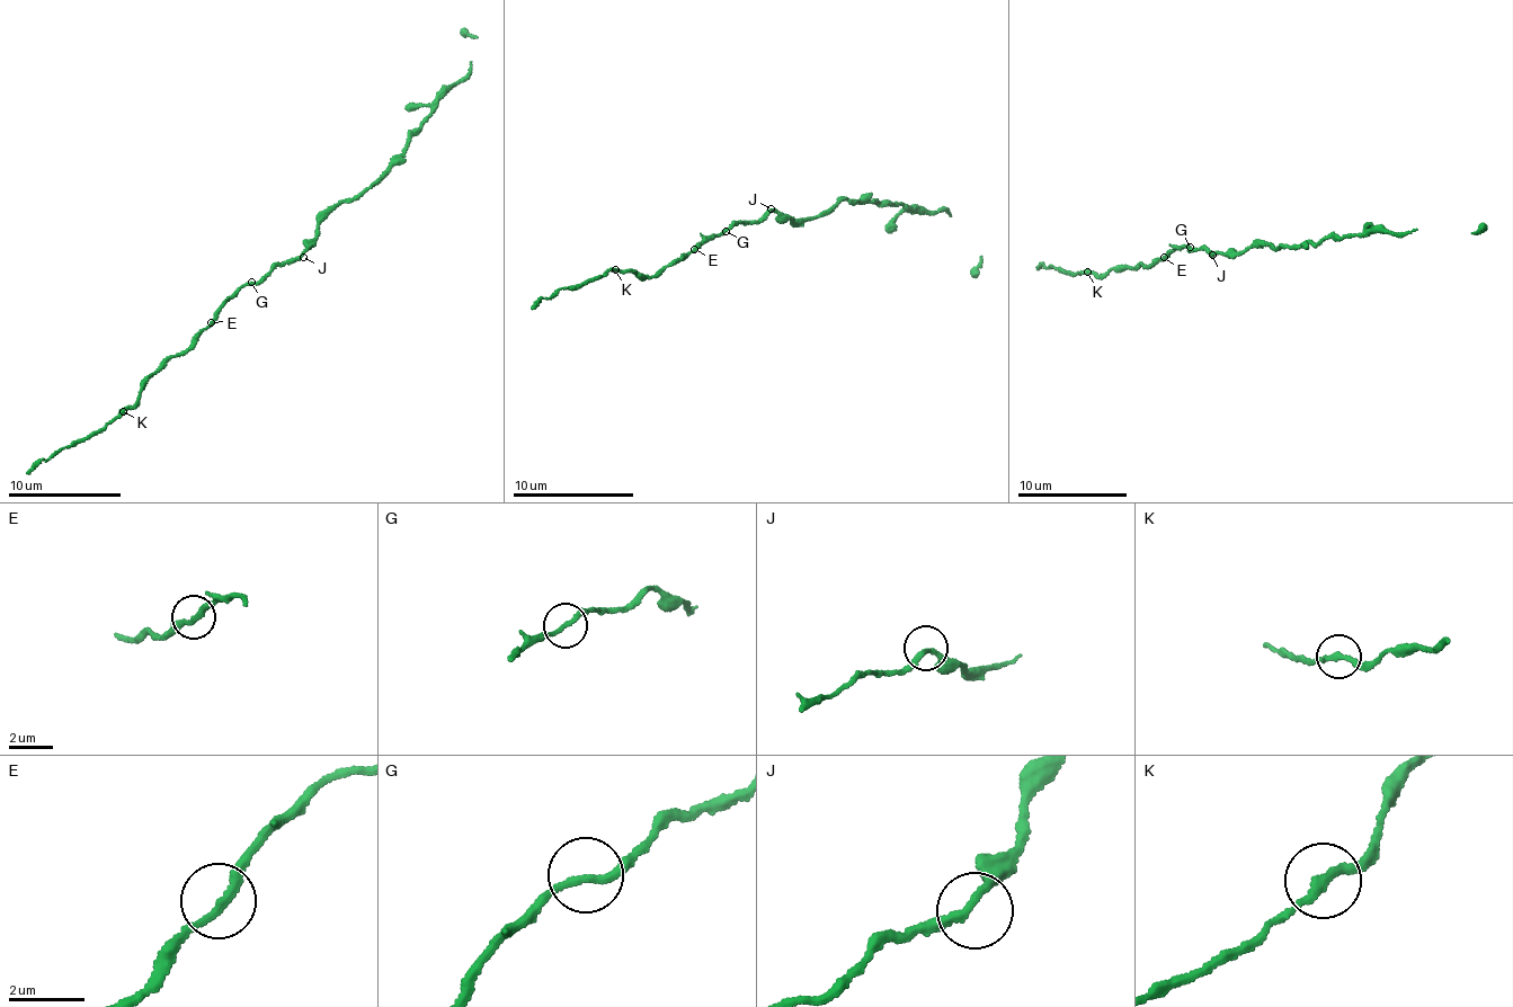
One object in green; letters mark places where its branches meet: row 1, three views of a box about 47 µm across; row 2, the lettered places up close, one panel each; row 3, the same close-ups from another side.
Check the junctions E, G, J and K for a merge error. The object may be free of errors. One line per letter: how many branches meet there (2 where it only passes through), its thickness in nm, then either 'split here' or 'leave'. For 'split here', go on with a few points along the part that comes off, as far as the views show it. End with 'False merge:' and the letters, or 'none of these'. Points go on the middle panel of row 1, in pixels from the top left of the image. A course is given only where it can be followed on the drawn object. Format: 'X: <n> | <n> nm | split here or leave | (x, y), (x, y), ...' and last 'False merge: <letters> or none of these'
E: 2 | 200 nm | leave
G: 2 | 190 nm | leave
J: 2 | 200 nm | leave
K: 2 | 200 nm | leave
False merge: none of these

